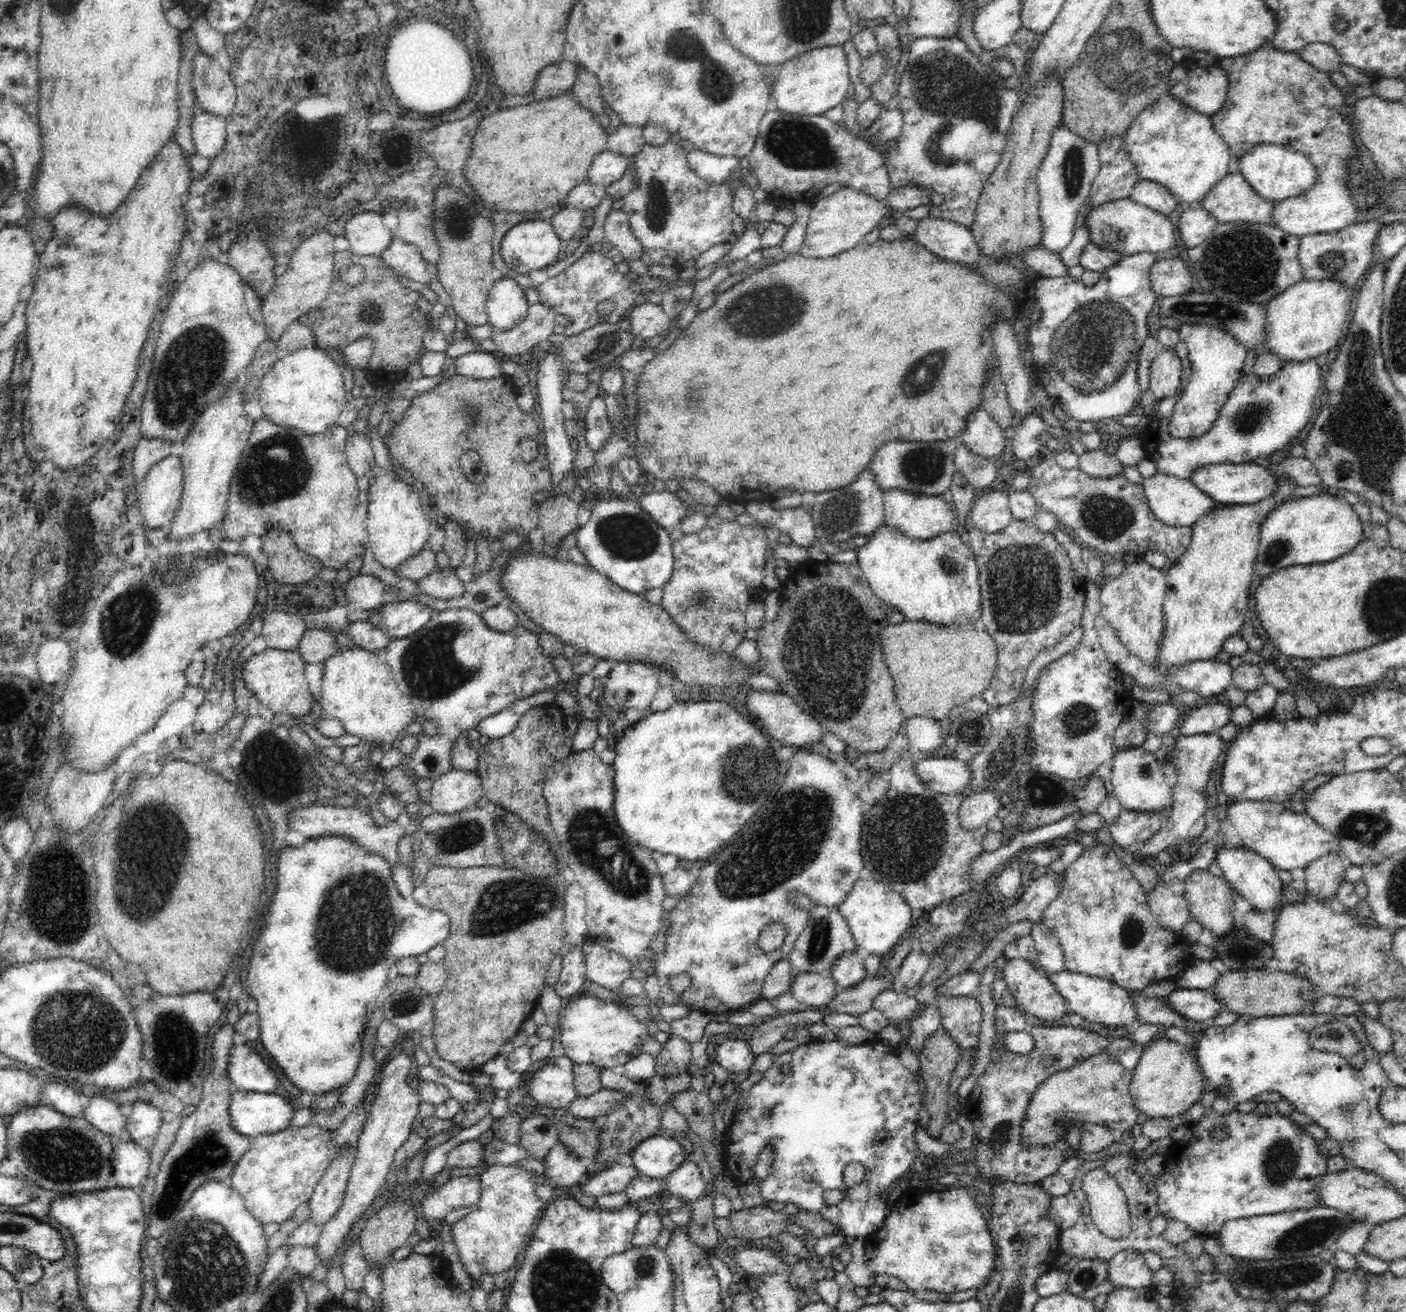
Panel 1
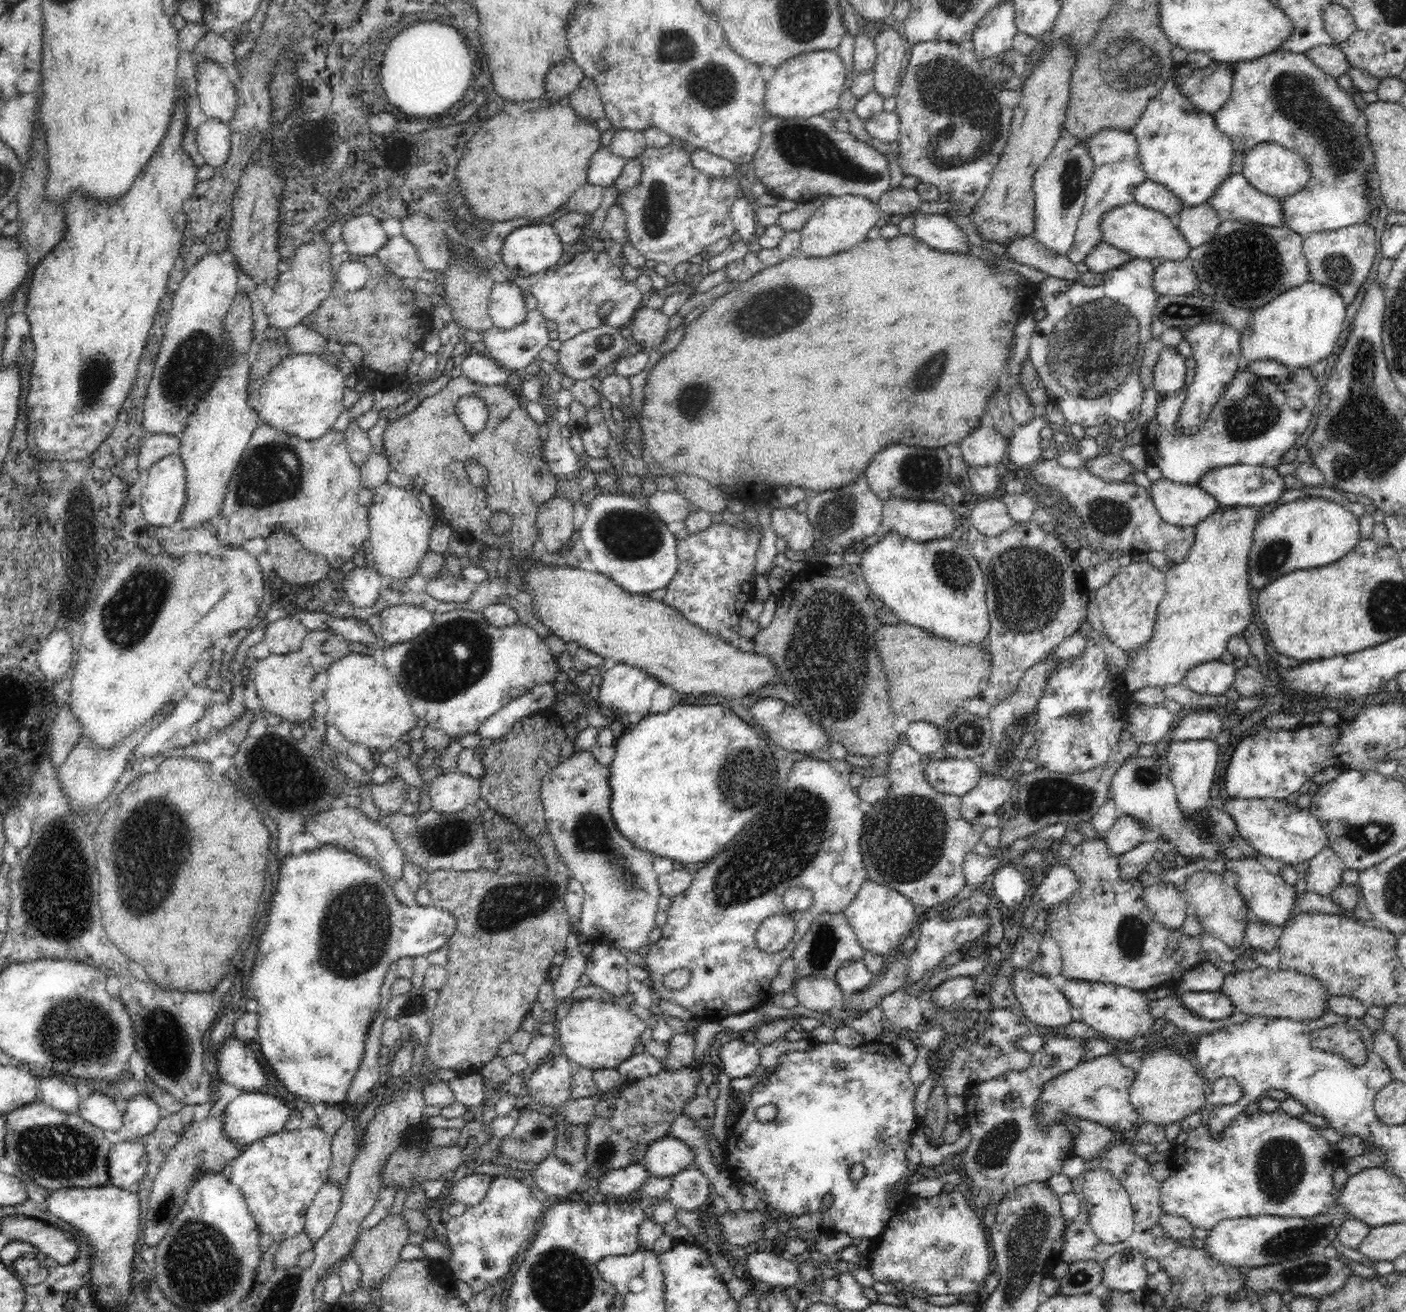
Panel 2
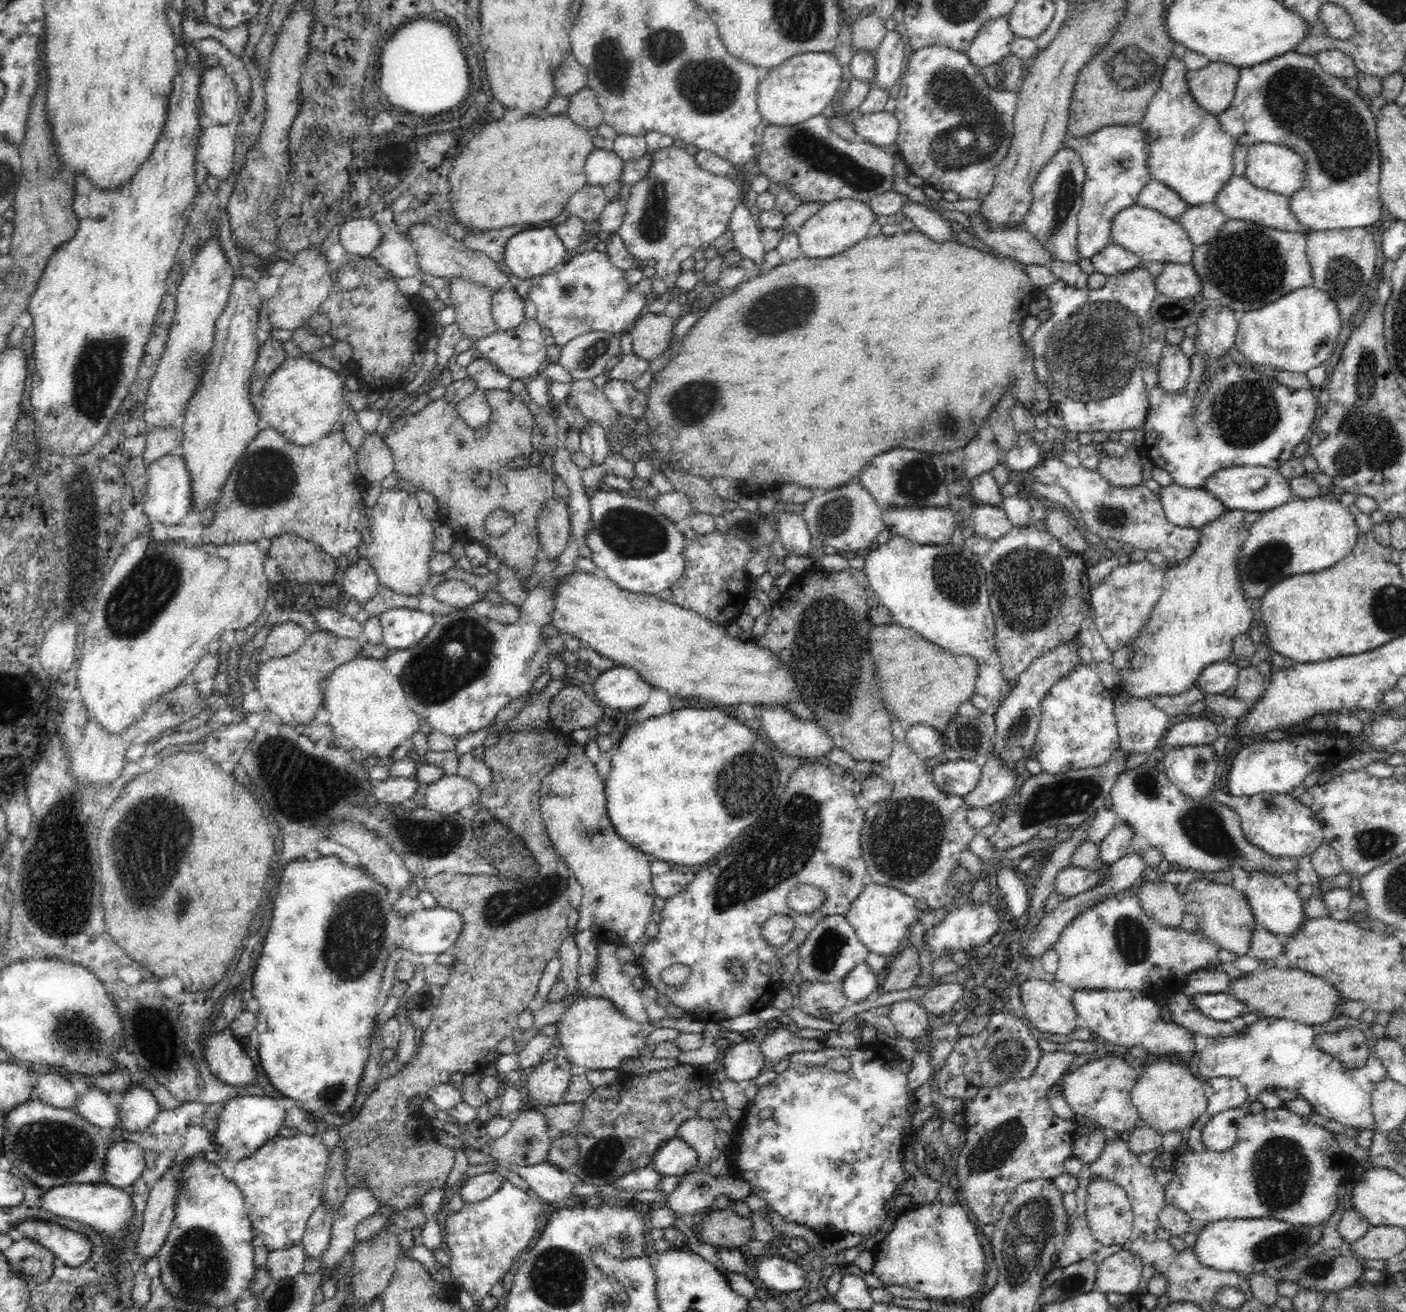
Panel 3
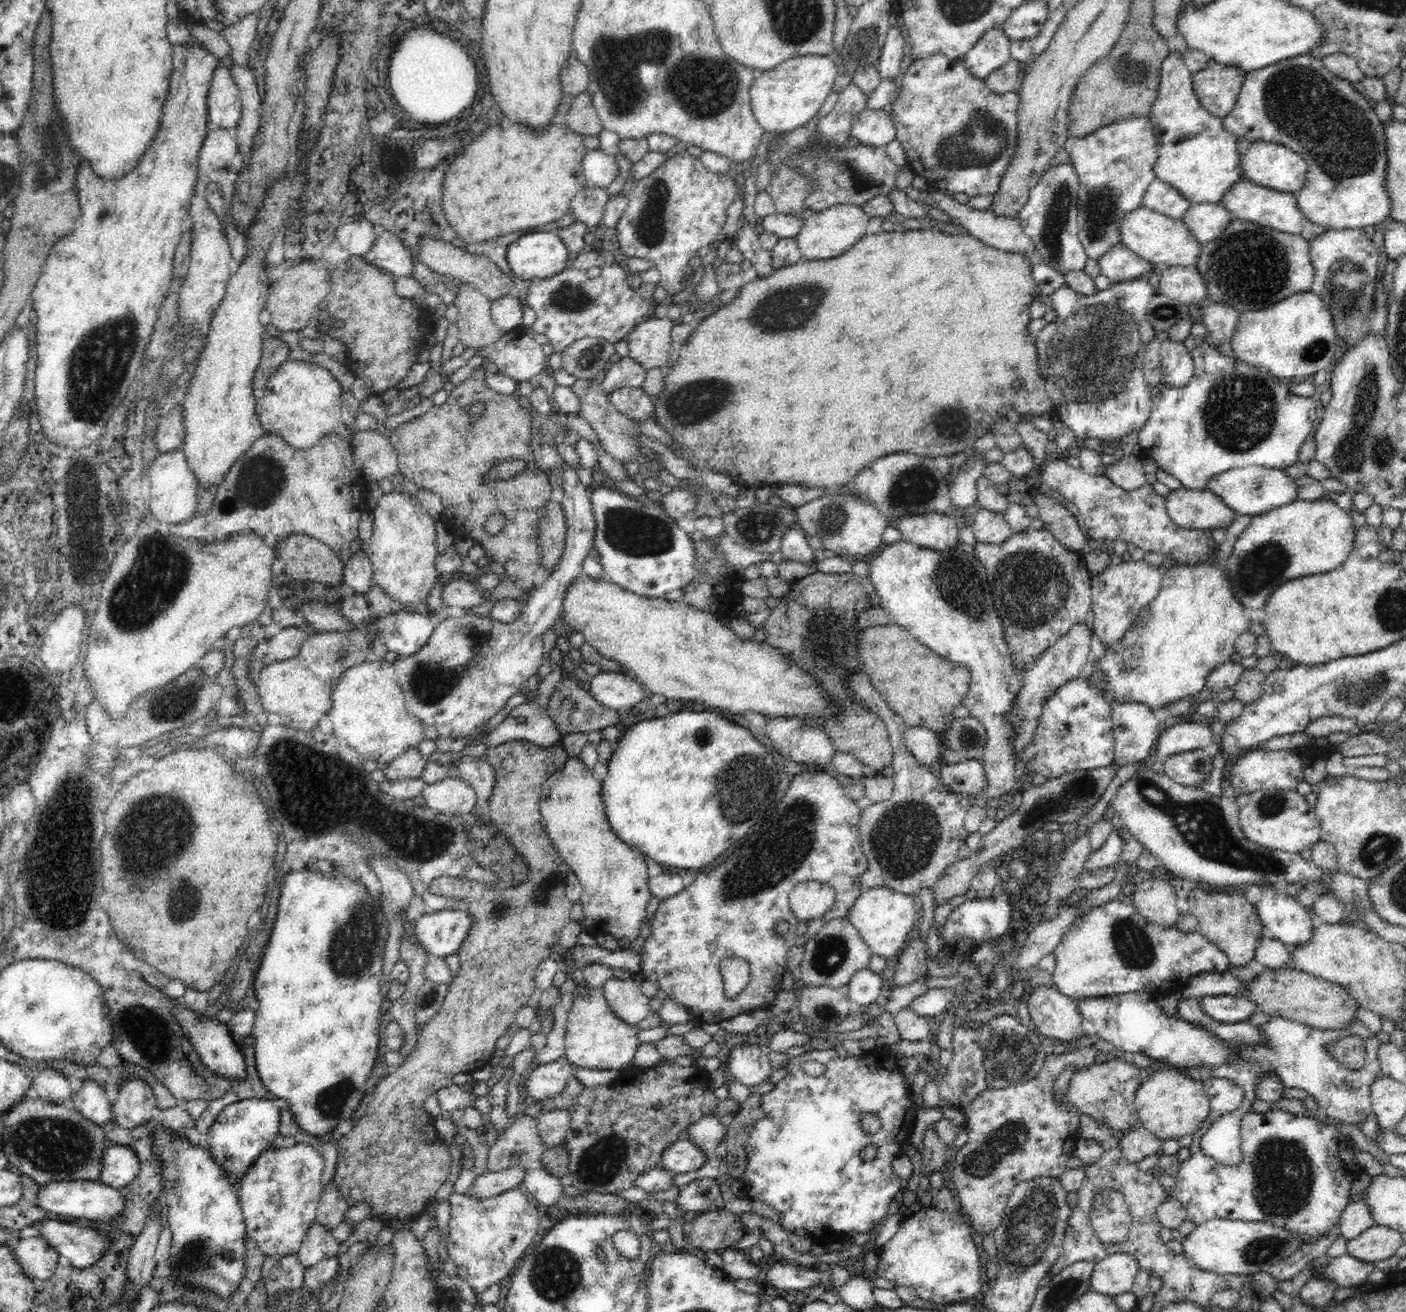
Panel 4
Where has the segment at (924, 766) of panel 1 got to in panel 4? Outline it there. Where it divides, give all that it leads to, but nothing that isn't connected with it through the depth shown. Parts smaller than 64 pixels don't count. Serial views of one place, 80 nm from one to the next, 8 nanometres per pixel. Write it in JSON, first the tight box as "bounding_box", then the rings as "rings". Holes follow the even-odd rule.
{"bounding_box":[936,760,985,797],"rings":[[[962,760],[956,764],[940,762],[936,771],[943,786],[951,792],[968,797],[985,787],[984,766],[978,760]]]}

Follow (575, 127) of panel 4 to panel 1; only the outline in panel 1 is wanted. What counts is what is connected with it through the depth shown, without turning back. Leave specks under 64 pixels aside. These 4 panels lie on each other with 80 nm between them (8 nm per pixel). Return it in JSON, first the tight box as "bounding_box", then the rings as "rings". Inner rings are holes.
{"bounding_box":[571,65,605,116],"rings":[[[580,65],[579,68],[576,82],[571,89],[574,98],[584,109],[592,111],[596,116],[604,114],[603,104],[605,102],[602,99],[601,85],[597,77]]]}

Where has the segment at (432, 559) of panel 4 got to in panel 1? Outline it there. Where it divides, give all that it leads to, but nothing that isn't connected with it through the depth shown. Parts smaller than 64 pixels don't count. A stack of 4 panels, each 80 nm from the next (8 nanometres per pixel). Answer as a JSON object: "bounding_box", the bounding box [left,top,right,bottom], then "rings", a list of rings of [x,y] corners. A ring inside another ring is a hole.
{"bounding_box":[365,469,435,572],"rings":[[[379,469],[378,476],[368,486],[368,499],[365,528],[369,534],[369,542],[366,546],[380,565],[395,572],[396,567],[408,562],[426,548],[435,528],[423,507],[422,491],[396,478],[393,470]]]}

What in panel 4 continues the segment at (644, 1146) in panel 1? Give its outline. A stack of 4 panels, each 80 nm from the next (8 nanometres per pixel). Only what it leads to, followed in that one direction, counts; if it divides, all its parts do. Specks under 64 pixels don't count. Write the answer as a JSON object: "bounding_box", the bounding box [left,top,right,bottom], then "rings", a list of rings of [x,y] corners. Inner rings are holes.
{"bounding_box":[660,1137,709,1174],"rings":[[[682,1137],[669,1144],[664,1150],[660,1166],[675,1174],[694,1172],[708,1159],[706,1156],[709,1154],[692,1144],[690,1139]]]}

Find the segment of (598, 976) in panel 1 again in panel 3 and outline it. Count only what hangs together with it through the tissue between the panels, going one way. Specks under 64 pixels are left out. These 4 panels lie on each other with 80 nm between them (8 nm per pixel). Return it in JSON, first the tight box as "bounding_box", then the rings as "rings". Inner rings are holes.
{"bounding_box":[595,943,649,1023],"rings":[[[597,943],[598,968],[595,980],[602,985],[604,996],[626,1017],[641,1023],[649,1022],[642,1003],[642,992],[633,986],[633,980],[623,972],[624,963],[616,956],[616,944]]]}

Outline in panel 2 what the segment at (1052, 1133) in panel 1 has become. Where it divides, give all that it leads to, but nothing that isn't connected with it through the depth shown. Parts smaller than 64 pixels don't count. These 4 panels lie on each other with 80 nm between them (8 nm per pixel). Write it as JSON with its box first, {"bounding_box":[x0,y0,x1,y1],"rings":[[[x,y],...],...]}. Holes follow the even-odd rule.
{"bounding_box":[1036,1054,1140,1133],"rings":[[[1114,1054],[1104,1055],[1077,1064],[1072,1070],[1051,1078],[1040,1091],[1036,1102],[1036,1117],[1041,1124],[1062,1124],[1067,1115],[1084,1119],[1125,1133],[1137,1127],[1140,1114],[1129,1100],[1129,1090],[1135,1079],[1134,1070],[1122,1065]]]}

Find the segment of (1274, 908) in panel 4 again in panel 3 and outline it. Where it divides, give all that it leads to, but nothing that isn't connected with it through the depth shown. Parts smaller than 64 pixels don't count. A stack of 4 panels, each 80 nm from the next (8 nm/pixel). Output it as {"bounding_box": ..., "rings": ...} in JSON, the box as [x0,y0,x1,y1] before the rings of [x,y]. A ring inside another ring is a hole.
{"bounding_box":[1243,871,1306,938],"rings":[[[1250,871],[1248,874],[1247,888],[1243,892],[1248,899],[1251,911],[1255,918],[1256,929],[1268,929],[1272,933],[1286,938],[1295,935],[1300,930],[1306,915],[1303,911],[1303,901],[1296,891],[1282,881],[1280,876],[1266,871]]]}

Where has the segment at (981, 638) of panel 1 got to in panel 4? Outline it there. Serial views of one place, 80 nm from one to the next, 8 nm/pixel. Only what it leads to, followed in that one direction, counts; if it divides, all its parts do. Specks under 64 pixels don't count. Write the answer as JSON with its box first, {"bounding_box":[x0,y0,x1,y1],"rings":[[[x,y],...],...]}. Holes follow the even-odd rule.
{"bounding_box":[860,624,970,732],"rings":[[[889,624],[864,629],[860,636],[860,660],[872,678],[874,688],[884,696],[886,704],[900,715],[907,727],[924,726],[932,732],[946,729],[948,716],[960,706],[970,688],[970,669],[956,665],[912,636],[902,626]]]}

